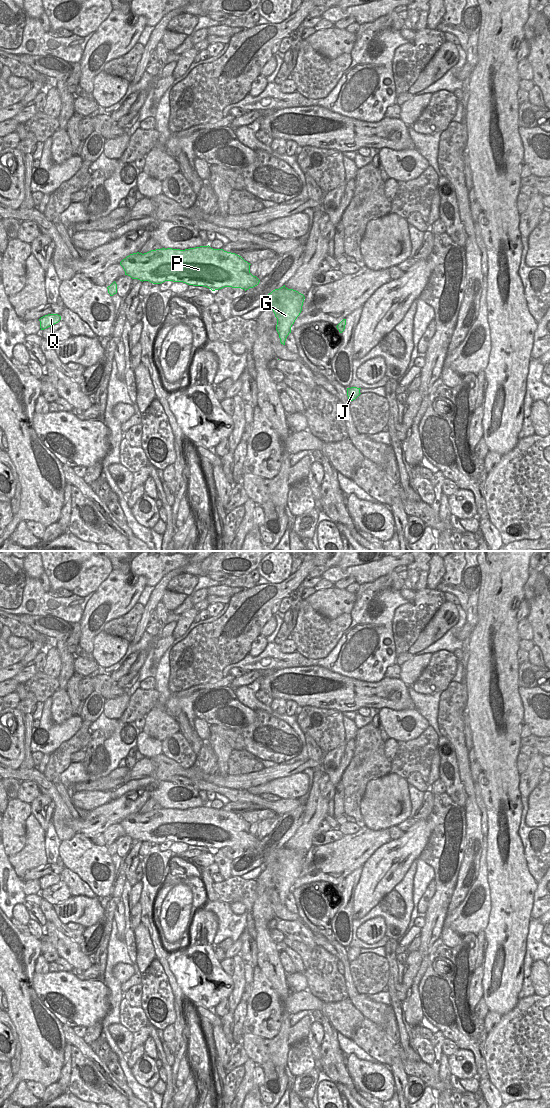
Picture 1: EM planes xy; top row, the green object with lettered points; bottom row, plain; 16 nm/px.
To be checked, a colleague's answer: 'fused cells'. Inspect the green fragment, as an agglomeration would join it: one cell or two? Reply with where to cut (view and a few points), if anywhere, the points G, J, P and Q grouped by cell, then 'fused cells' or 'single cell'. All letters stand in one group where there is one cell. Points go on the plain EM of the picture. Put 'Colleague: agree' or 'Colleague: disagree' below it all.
no cut | G J P Q | single cell
Colleague: disagree

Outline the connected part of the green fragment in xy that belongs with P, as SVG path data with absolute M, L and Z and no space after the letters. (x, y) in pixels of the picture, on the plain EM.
M200 806L185 810L162 808L151 810L147 813L133 813L120 822L125 835L140 841L149 841L153 844L161 844L165 841L183 842L193 846L203 846L212 851L224 847L241 848L245 851L257 846L260 840L250 833L250 823L241 816L213 809L208 806Z

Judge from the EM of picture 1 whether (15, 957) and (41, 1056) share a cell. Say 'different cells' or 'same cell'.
same cell

